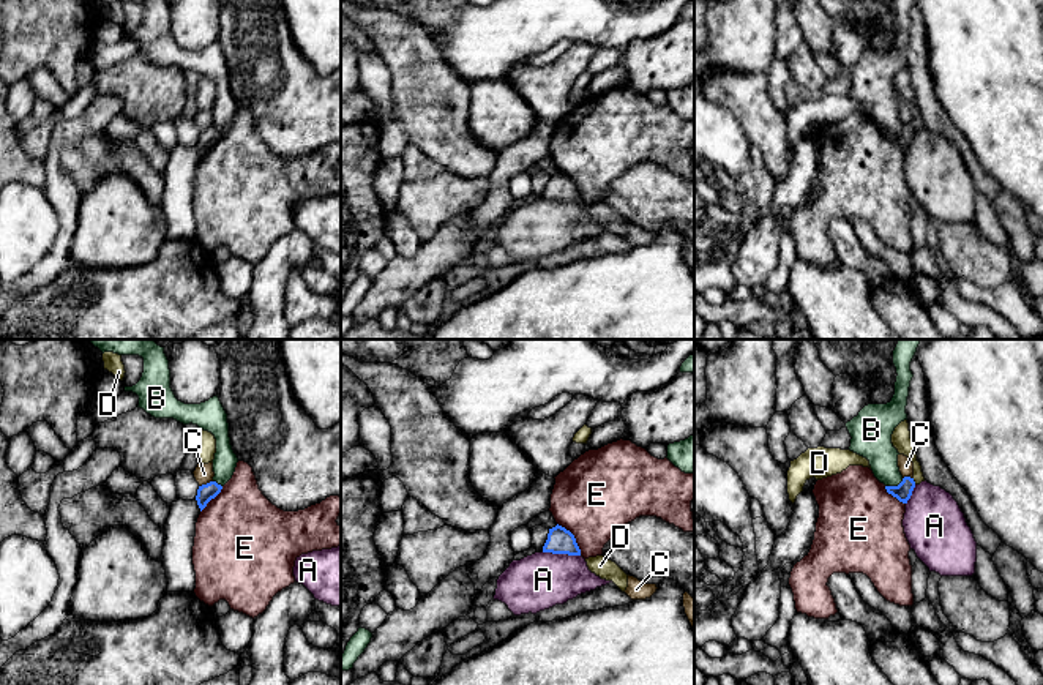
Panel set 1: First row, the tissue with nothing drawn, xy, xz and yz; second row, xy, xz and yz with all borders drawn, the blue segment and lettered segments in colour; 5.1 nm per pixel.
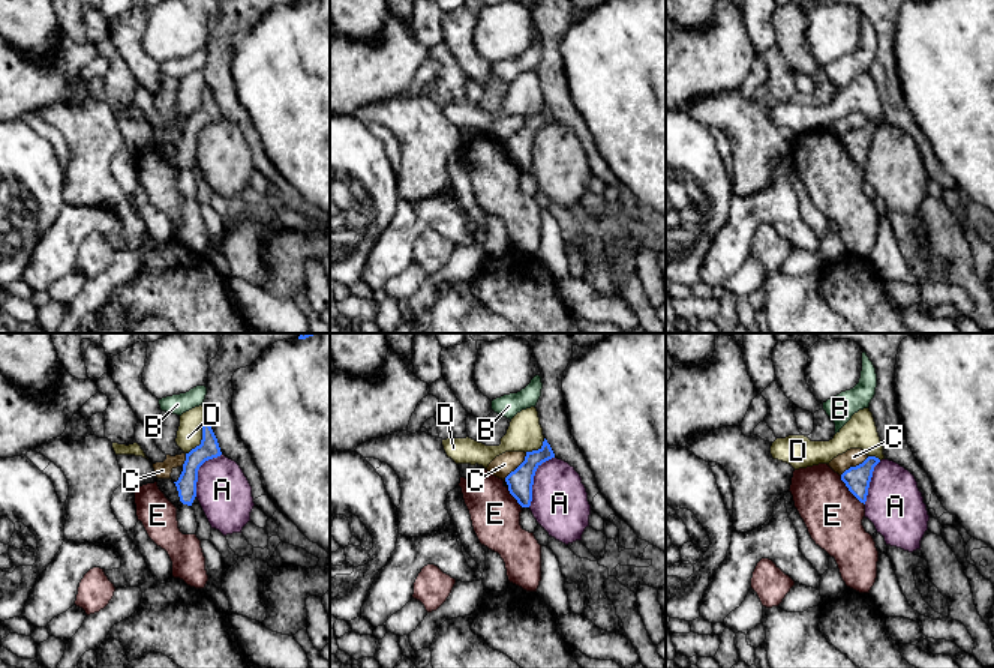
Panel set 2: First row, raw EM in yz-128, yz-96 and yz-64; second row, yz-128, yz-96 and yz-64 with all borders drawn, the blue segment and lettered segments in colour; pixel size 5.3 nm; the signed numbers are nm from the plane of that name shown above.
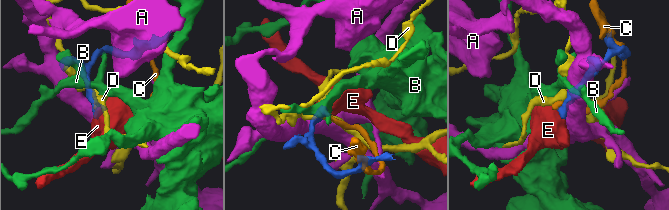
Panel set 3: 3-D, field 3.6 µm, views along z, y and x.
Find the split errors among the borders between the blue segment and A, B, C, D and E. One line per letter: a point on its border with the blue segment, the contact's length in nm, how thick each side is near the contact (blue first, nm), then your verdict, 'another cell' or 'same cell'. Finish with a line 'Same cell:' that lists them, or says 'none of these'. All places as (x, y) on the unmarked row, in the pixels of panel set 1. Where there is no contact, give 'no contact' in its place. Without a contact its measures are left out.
A: meets blue in xz at (560, 199); contact 200 nm long; 130 nm thick on the blue side, 280 nm on the other; another cell
B: meets blue in yz at (893, 133); contact 100 nm long; 90 nm thick on the blue side, 180 nm on the other; another cell
C: meets blue in xy at (207, 130); contact 80 nm long; 90 nm thick on the blue side, 100 nm on the other; another cell
D: meets blue in yz at (912, 127); contact 40 nm long; 90 nm thick on the blue side, 100 nm on the other; another cell
E: meets blue in xz at (573, 183); contact 200 nm long; 130 nm thick on the blue side, 420 nm on the other; another cell
Same cell: none of these

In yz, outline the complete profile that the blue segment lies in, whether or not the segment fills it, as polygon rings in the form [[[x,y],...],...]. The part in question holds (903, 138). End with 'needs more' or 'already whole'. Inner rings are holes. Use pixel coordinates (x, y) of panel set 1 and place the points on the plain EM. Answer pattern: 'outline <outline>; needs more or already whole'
outline [[[904,123],[898,133],[885,133],[887,139],[896,144],[903,150],[907,150],[914,134],[915,134],[915,128],[910,123]]]; already whole

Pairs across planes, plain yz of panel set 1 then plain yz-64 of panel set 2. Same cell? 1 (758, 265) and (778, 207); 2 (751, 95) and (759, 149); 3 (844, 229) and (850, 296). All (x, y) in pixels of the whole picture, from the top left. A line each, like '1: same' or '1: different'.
1: same
2: same
3: different

